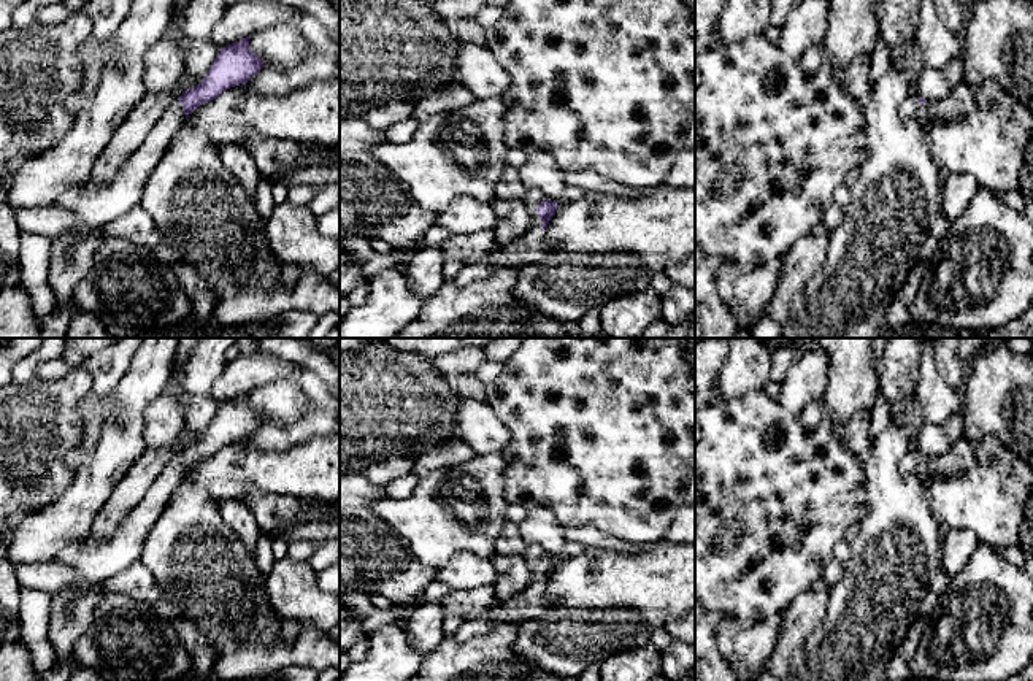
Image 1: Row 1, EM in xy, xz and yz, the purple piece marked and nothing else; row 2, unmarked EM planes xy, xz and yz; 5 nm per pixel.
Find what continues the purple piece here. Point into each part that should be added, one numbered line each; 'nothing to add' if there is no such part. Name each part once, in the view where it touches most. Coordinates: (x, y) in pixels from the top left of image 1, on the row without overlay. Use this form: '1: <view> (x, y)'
1: xz (527, 604)

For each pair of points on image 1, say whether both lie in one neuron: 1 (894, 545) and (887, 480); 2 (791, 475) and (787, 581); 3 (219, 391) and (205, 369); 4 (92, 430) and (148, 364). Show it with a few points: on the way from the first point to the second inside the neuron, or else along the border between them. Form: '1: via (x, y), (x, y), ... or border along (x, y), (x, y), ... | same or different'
1: via (894, 529), (892, 496) | same
2: via (814, 502), (822, 526), (800, 554) | same
3: border along (227, 362), (211, 389), (211, 397), (218, 403) | different
4: border along (113, 392), (115, 408), (99, 437) | different

